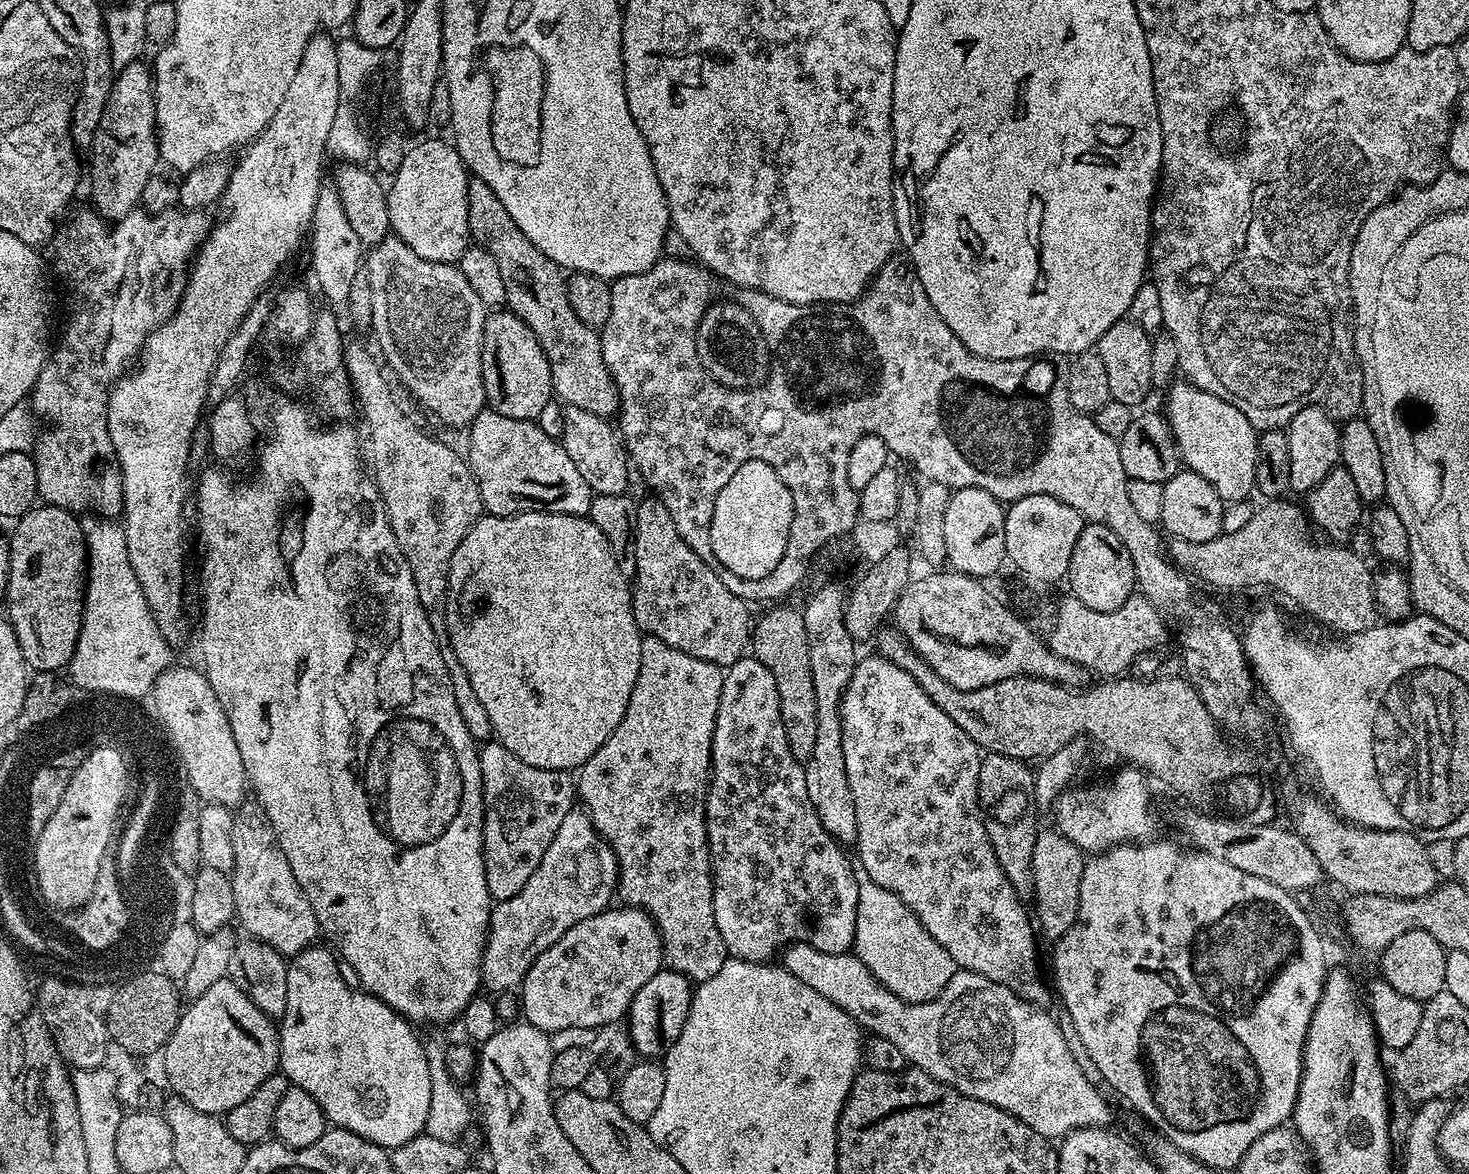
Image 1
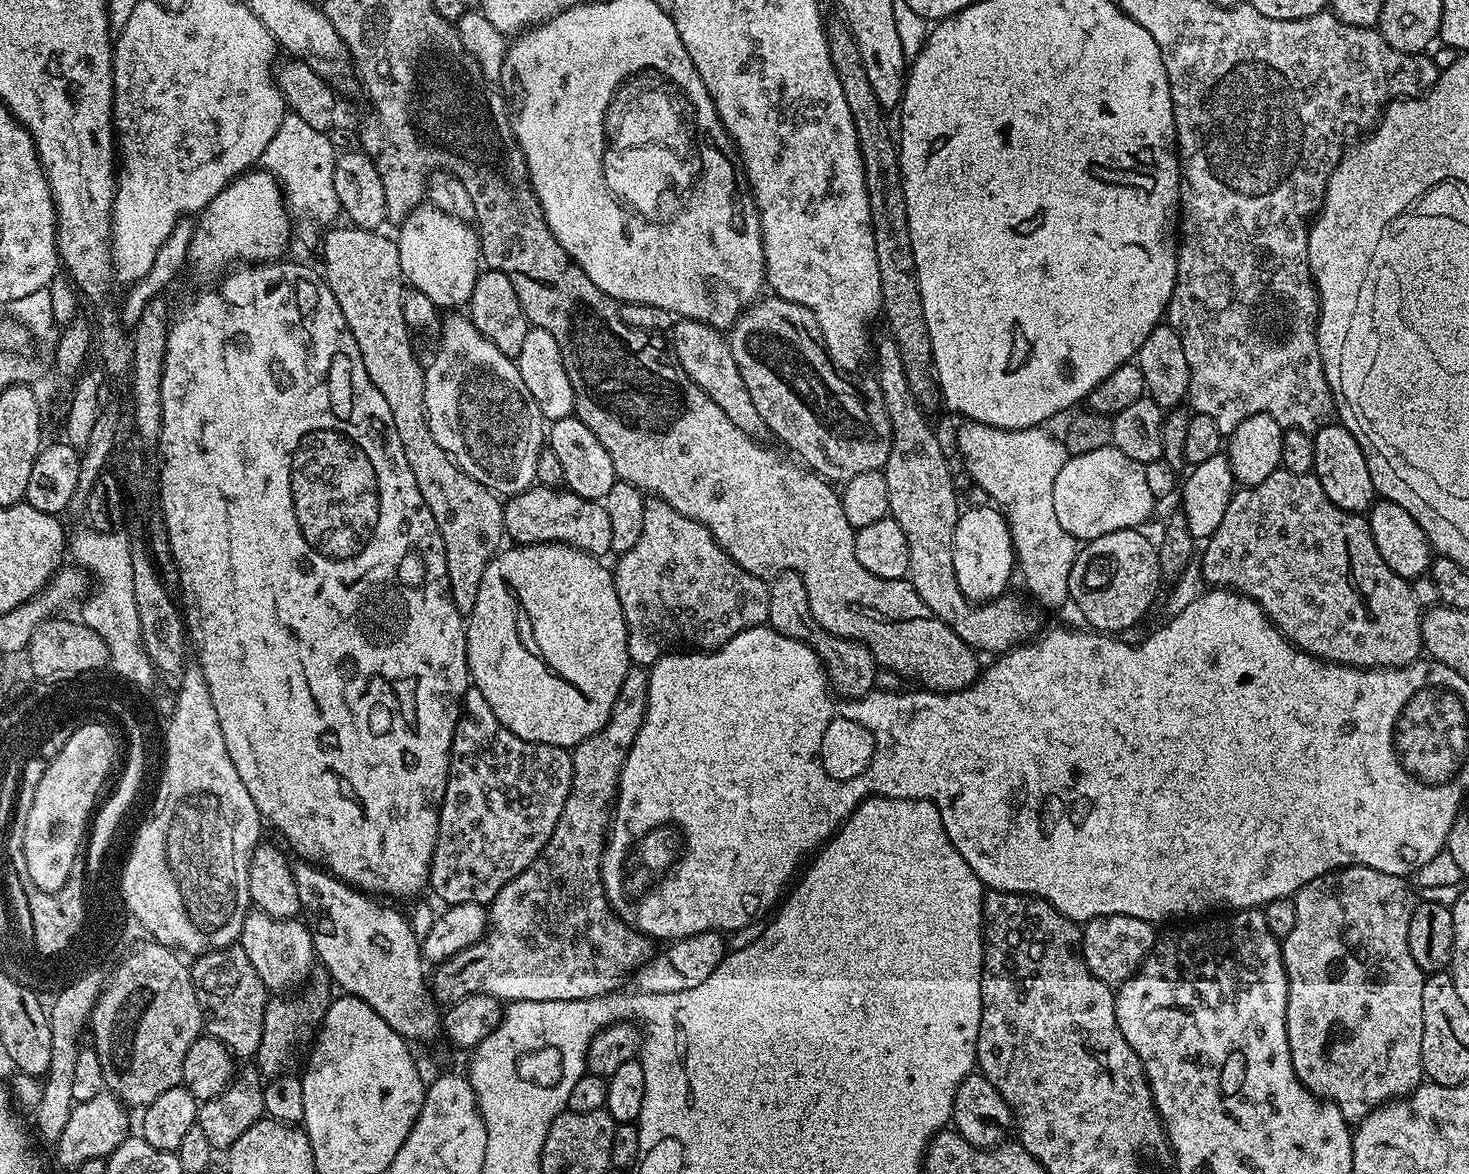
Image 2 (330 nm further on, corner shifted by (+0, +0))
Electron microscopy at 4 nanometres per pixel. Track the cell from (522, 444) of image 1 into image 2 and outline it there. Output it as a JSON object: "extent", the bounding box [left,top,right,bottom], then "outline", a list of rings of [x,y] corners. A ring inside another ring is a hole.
{"extent":[504,486,612,558],"outline":[[[533,486],[526,492],[517,492],[515,496],[511,497],[511,499],[504,504],[504,530],[507,539],[512,539],[509,541],[515,542],[516,544],[569,544],[571,548],[581,548],[584,552],[591,552],[592,555],[597,558],[603,557],[603,552],[606,552],[606,554],[612,552],[612,543],[610,542],[610,518],[606,518],[606,510],[604,509],[603,503],[587,500],[567,490],[557,490],[545,486]]]}

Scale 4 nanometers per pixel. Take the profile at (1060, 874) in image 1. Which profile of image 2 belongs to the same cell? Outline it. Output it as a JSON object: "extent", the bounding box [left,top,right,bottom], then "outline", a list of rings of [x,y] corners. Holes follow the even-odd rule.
{"extent":[1080,914,1157,986],"outline":[[[1122,914],[1099,916],[1083,925],[1080,937],[1080,952],[1084,955],[1086,966],[1094,978],[1103,984],[1119,986],[1124,984],[1139,970],[1148,959],[1148,952],[1156,943],[1157,933],[1147,920],[1130,918]]]}

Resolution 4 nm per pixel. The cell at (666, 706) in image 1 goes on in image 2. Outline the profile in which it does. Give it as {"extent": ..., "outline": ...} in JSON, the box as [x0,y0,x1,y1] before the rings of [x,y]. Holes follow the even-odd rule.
{"extent":[430,666,654,1006],"outline":[[[640,666],[629,667],[626,678],[622,682],[622,690],[618,690],[618,698],[614,702],[614,710],[610,714],[606,726],[571,749],[572,781],[570,782],[570,794],[566,798],[566,806],[562,806],[562,814],[558,818],[558,826],[554,830],[554,834],[548,839],[546,846],[538,854],[538,858],[534,858],[534,862],[530,862],[530,866],[526,866],[526,870],[522,870],[522,874],[518,874],[518,878],[514,878],[506,886],[502,886],[500,893],[493,898],[490,905],[490,923],[488,925],[488,931],[484,933],[484,937],[477,944],[471,944],[466,950],[454,954],[450,959],[445,960],[444,963],[435,965],[433,972],[436,973],[433,976],[431,973],[430,987],[432,995],[436,997],[441,1005],[451,1006],[464,996],[478,994],[479,992],[493,996],[501,1002],[511,1002],[514,1000],[529,1000],[530,1002],[542,1002],[545,1000],[546,1002],[554,1002],[555,1000],[585,1000],[586,998],[594,998],[595,996],[606,996],[619,989],[621,987],[619,984],[628,975],[629,979],[633,973],[652,959],[654,955],[654,949],[652,949],[654,947],[653,941],[645,936],[643,932],[638,932],[636,929],[631,928],[625,920],[620,919],[612,911],[604,893],[604,883],[600,880],[600,863],[604,857],[604,846],[610,827],[610,809],[615,805],[616,790],[620,787],[620,771],[626,762],[628,751],[636,737],[636,729],[642,719],[641,709],[639,707],[635,708],[632,703],[636,703],[637,706],[645,703],[645,689],[647,689],[647,686],[648,677],[645,669]]]}

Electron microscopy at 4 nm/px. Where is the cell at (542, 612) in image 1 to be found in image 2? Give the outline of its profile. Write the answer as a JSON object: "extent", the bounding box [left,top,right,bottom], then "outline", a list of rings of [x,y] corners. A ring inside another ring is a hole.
{"extent":[466,544,630,749],"outline":[[[516,544],[508,546],[503,550],[497,551],[489,560],[486,570],[482,570],[482,580],[478,586],[478,598],[474,602],[472,611],[466,620],[466,654],[468,655],[468,671],[470,673],[471,683],[482,694],[482,698],[486,698],[486,702],[490,702],[490,710],[494,710],[494,714],[498,718],[498,722],[502,722],[502,726],[506,726],[506,730],[510,730],[514,734],[518,734],[518,738],[529,740],[535,744],[549,744],[550,746],[558,746],[559,748],[573,749],[576,745],[581,744],[586,738],[590,738],[598,730],[602,730],[606,726],[606,722],[610,718],[610,714],[614,710],[614,702],[618,698],[618,690],[622,690],[622,682],[626,678],[630,661],[628,659],[628,631],[626,630],[626,618],[622,614],[622,602],[618,602],[618,590],[612,581],[612,572],[591,552],[584,552],[581,548],[571,548],[569,544]]]}

